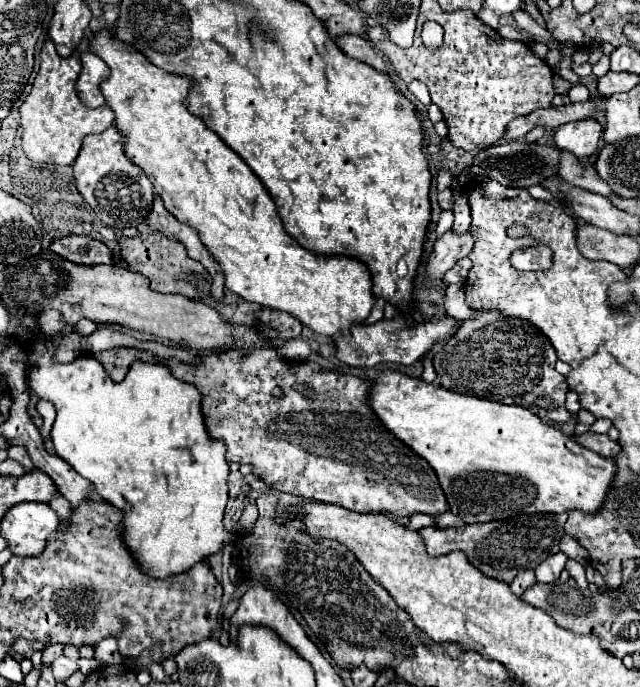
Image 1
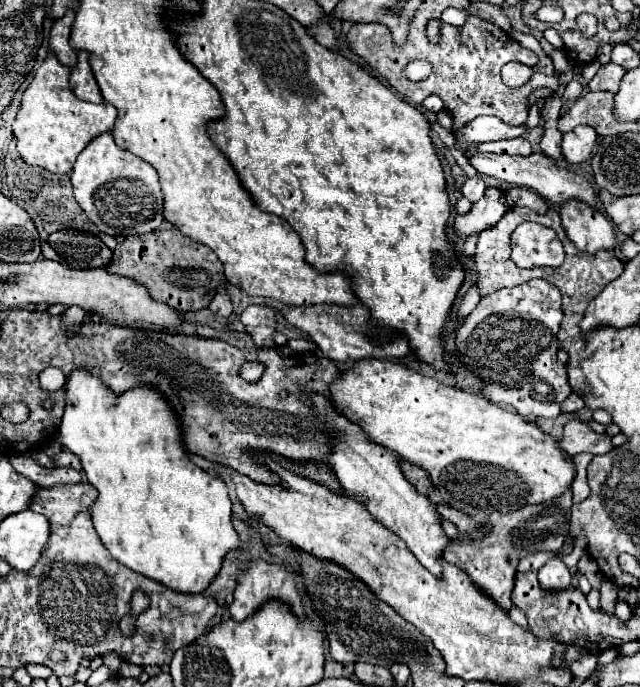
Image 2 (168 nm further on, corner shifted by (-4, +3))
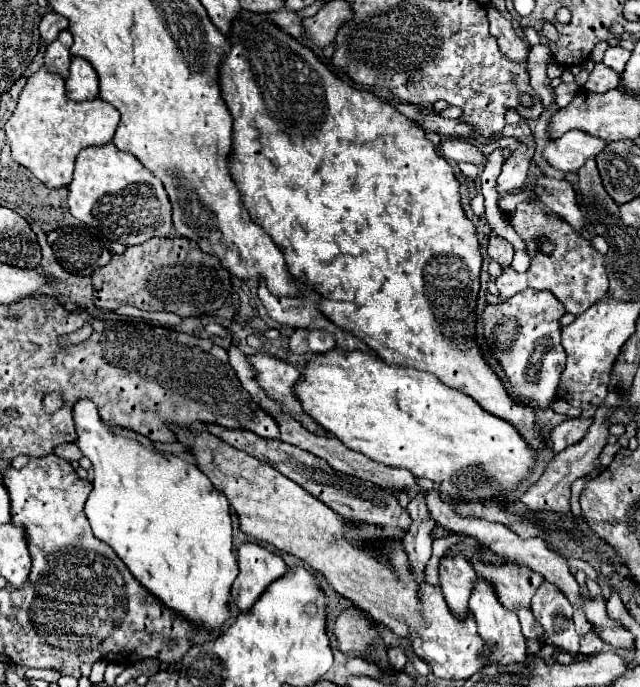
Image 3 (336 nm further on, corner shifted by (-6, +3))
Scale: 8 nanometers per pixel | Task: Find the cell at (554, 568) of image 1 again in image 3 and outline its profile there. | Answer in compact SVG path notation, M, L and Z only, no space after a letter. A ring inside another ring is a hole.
M542 582L532 598L532 610L536 620L544 626L544 630L548 630L540 644L554 644L572 654L580 652L580 636L576 634L572 622L574 608L564 592L560 592L560 588L550 582Z

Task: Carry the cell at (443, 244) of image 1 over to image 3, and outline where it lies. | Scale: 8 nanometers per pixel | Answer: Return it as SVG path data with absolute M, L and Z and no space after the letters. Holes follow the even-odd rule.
M518 124L512 136L518 138L520 142L524 142L524 148L516 150L512 156L508 156L504 160L502 172L496 180L496 192L498 194L517 192L522 188L532 154L534 154L534 136L532 136L532 130L528 124Z

